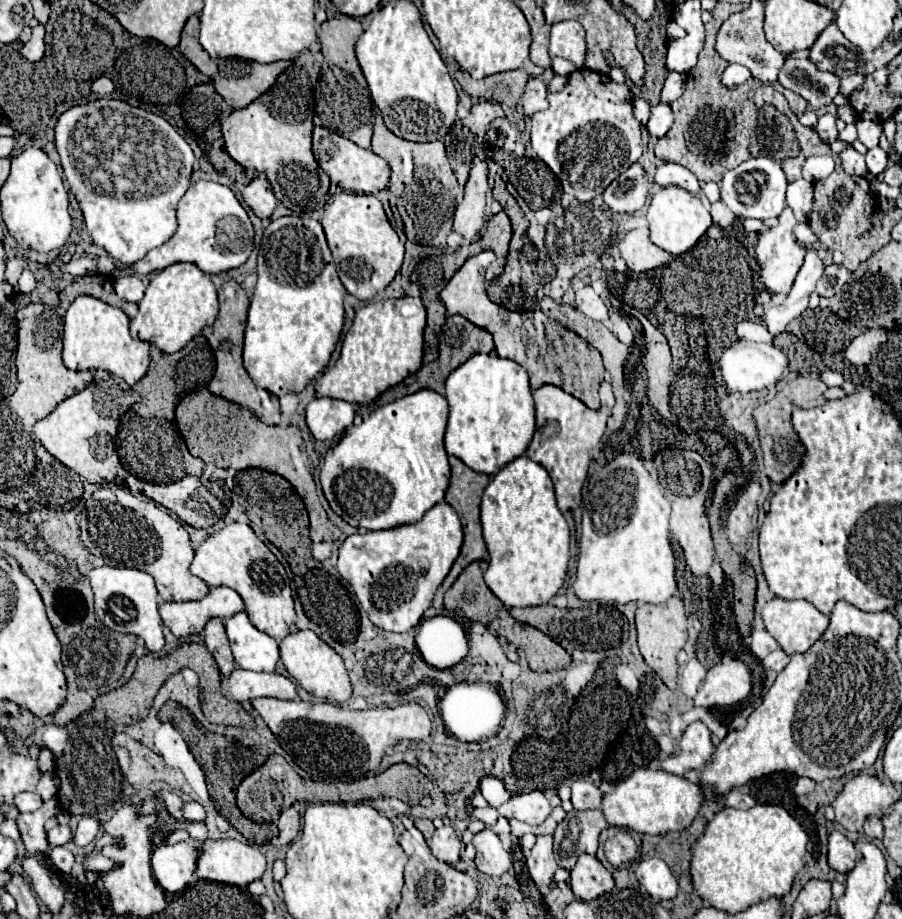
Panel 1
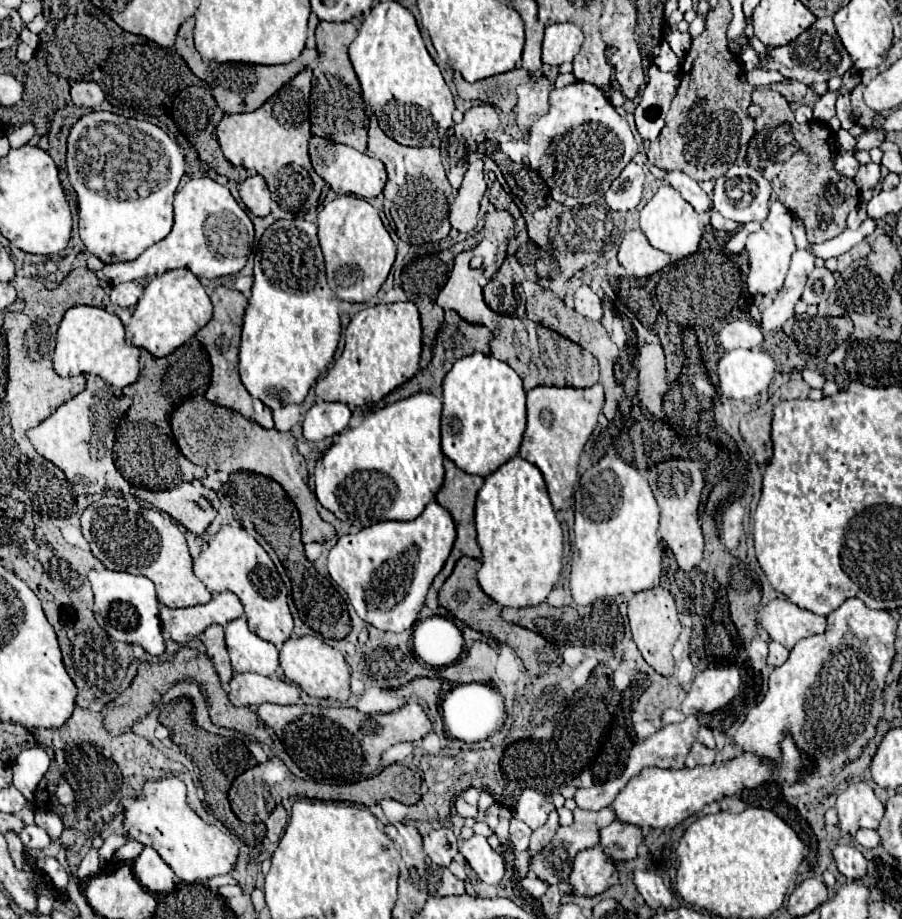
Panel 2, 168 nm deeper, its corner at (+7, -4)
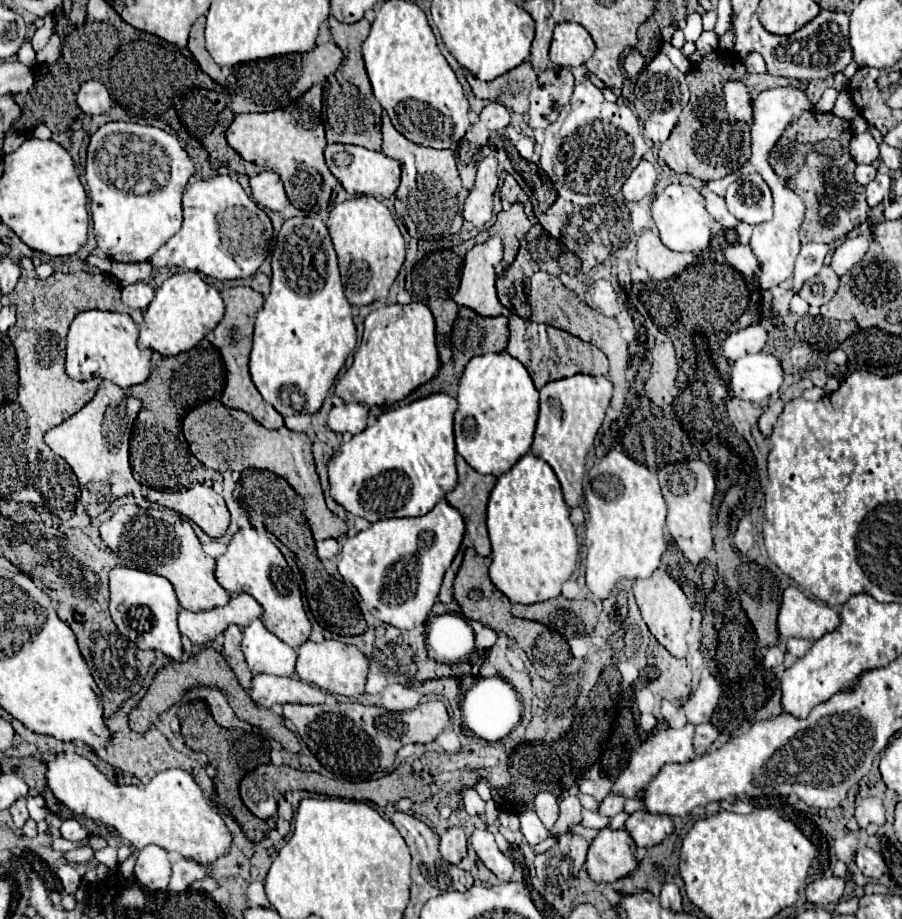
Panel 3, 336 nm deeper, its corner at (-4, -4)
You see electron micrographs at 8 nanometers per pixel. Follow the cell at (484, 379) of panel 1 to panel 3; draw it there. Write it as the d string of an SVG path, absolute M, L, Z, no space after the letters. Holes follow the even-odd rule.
M508 352L482 354L466 364L464 374L460 378L454 434L456 434L456 452L476 472L492 476L502 476L504 472L508 472L524 454L530 452L536 418L538 418L538 390L534 388L528 370L516 358L512 358Z

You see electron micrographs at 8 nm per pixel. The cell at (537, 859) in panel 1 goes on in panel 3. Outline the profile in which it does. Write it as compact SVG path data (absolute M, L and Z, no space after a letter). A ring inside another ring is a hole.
M568 796L560 802L560 816L554 824L554 828L550 830L552 836L560 836L564 832L568 832L572 826L580 824L580 812L582 812L582 806L578 802L578 796Z

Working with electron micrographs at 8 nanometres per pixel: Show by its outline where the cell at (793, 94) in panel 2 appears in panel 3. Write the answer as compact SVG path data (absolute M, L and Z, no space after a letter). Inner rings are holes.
M710 52L702 58L696 68L692 68L686 76L690 88L690 100L682 110L676 128L670 138L660 148L660 160L674 172L690 174L702 182L718 180L728 176L730 172L740 170L750 158L750 126L732 122L724 108L724 80L744 80L748 84L748 94L754 100L762 90L792 86L792 88L808 88L808 82L796 82L788 78L774 78L770 74L752 74L748 76L744 64L736 56L736 52Z

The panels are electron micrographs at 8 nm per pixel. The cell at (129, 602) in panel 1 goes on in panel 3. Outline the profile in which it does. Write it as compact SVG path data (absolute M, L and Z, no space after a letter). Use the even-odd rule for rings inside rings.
M112 568L110 570L110 616L118 630L130 638L138 648L160 650L168 658L180 660L182 642L178 634L178 600L172 584L156 574L132 570L132 568Z

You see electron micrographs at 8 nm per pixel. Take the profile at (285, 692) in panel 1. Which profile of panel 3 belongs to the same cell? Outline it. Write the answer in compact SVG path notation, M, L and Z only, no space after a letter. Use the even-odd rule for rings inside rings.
M256 674L252 678L250 698L264 708L272 708L274 704L322 704L326 700L326 692L292 678L280 678L272 674Z

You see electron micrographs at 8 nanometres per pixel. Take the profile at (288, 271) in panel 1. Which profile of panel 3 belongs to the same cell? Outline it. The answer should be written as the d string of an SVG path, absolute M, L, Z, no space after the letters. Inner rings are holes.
M290 218L282 224L272 252L272 288L256 316L254 346L250 352L250 376L262 394L282 416L296 412L318 412L346 358L356 348L356 326L338 272L336 252L328 228L318 218Z

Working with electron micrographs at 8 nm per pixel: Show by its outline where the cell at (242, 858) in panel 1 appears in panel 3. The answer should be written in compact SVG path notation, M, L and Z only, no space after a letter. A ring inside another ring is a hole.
M58 754L54 760L48 762L46 772L48 788L52 794L68 806L74 814L92 818L96 822L102 822L106 826L114 826L122 838L126 838L130 844L134 844L136 852L142 848L156 844L168 852L178 852L188 860L194 860L198 864L212 864L220 856L226 856L232 846L232 832L224 824L224 820L208 806L200 786L196 784L194 776L186 770L164 770L156 774L148 784L140 786L126 786L126 784L112 784L100 770L96 770L86 758L78 754Z

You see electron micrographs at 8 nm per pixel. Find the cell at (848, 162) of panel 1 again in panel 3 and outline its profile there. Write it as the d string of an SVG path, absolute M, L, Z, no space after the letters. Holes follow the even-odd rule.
M858 164L856 166L856 182L866 186L868 182L872 182L876 176L876 168L872 164Z

